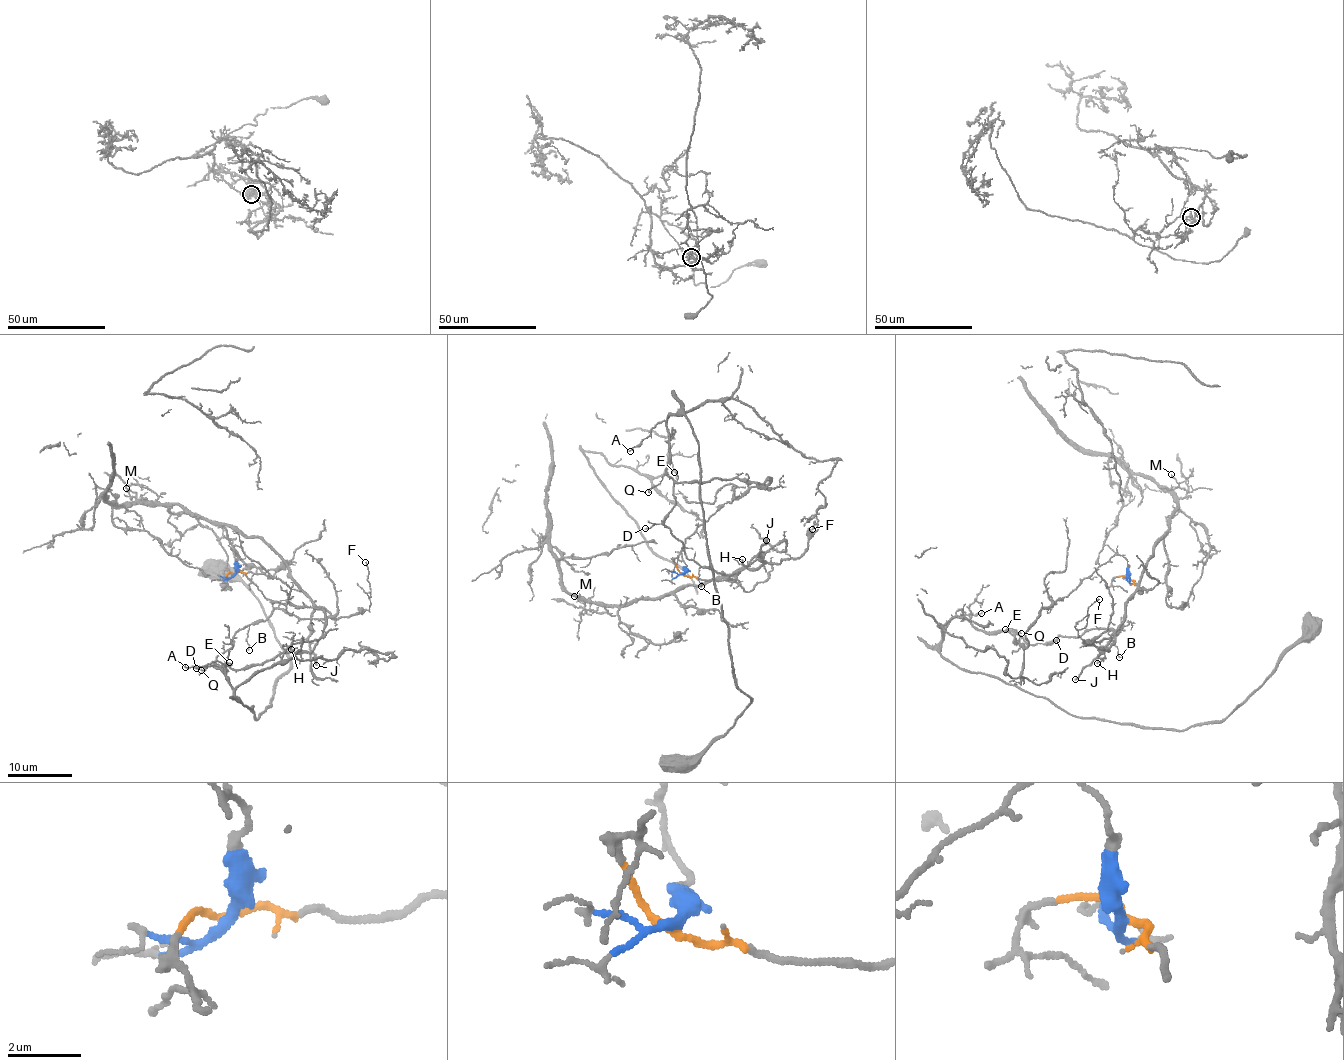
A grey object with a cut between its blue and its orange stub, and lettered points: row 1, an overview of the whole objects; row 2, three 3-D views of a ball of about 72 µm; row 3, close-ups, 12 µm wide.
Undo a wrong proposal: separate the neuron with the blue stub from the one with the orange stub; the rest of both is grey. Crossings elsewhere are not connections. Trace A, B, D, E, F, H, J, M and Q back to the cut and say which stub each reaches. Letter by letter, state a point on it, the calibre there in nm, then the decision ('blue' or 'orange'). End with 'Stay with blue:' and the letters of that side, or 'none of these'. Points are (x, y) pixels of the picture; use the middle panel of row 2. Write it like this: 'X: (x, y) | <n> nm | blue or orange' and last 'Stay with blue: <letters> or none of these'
A: (630, 451) | 140 nm | blue
B: (701, 586) | 100 nm | blue
D: (645, 528) | 120 nm | blue
E: (674, 472) | 90 nm | blue
F: (812, 529) | 120 nm | orange
H: (742, 559) | 120 nm | orange
J: (766, 540) | 200 nm | orange
M: (574, 596) | 140 nm | orange
Q: (648, 492) | 140 nm | blue
Stay with blue: A, B, D, E, Q

